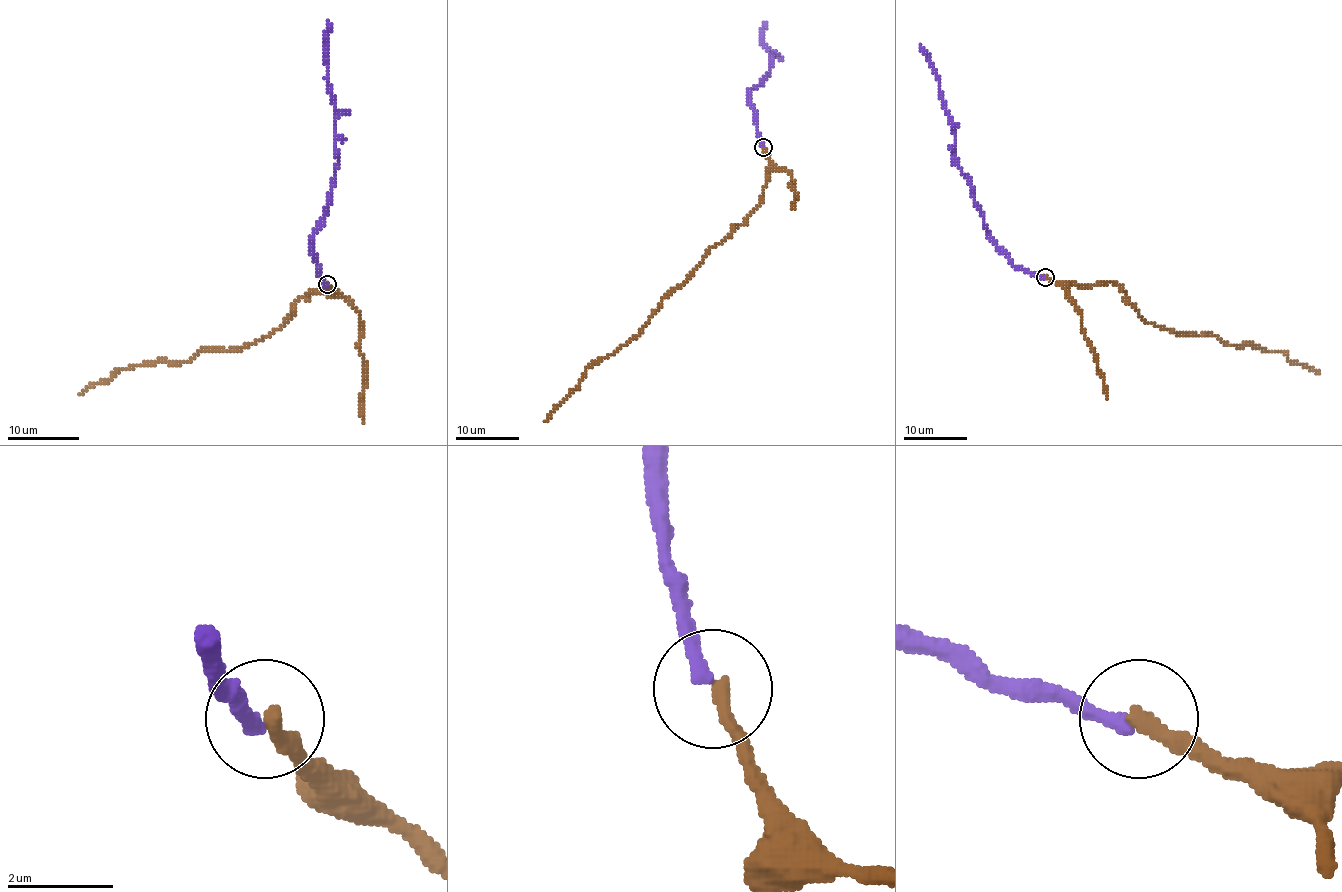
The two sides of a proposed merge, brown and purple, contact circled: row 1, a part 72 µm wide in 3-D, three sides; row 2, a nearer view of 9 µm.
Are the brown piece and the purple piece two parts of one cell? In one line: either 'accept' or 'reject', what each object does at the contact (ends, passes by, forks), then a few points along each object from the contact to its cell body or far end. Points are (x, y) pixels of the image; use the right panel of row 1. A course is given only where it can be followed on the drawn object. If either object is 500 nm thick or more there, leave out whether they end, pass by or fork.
accept; brown ends; purple ends; course brown (1044, 276), (1087, 286), (1112, 282), (1149, 324), (1282, 352), (1320, 374); course purple (1044, 276), (1017, 268), (990, 235), (970, 180), (956, 157), (954, 124), (941, 99), (938, 75), (919, 45)

